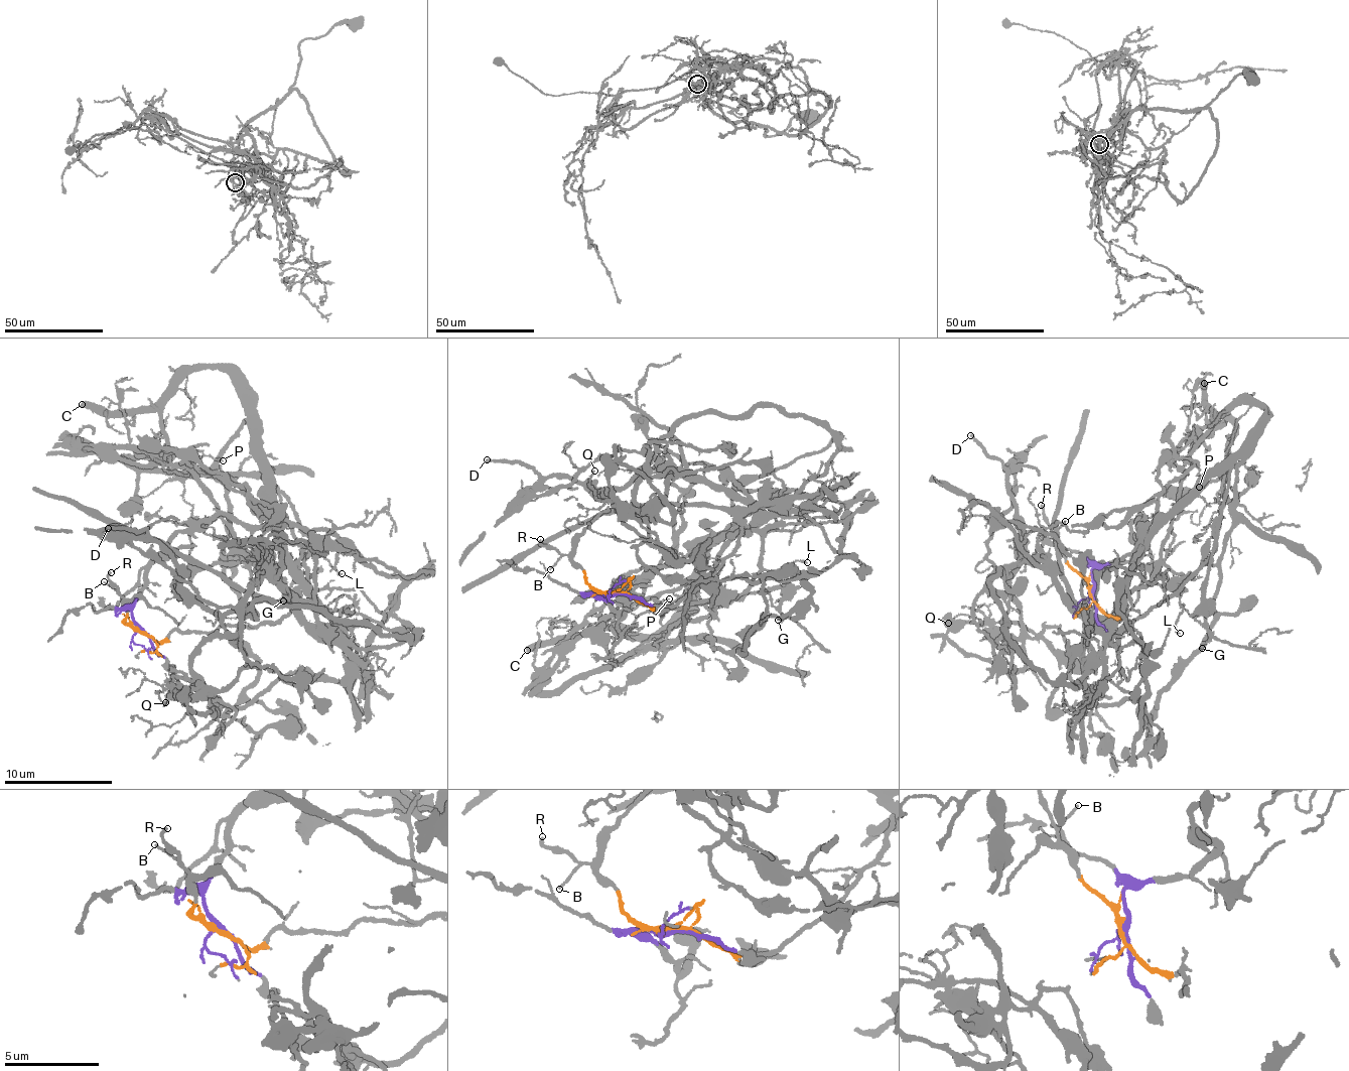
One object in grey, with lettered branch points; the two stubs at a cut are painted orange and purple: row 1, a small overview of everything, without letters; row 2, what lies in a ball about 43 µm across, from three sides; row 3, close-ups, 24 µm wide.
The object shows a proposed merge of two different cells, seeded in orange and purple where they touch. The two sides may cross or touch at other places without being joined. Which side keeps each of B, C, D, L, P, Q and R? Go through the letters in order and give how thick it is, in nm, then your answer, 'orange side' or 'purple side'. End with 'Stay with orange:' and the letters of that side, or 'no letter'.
B: 120 nm | orange side
C: 440 nm | purple side
D: 200 nm | purple side
L: 130 nm | orange side
P: 90 nm | orange side
Q: 80 nm | purple side
R: 150 nm | orange side
Stay with orange: B, L, P, R

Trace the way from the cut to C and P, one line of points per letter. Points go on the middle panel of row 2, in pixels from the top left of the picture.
C: (617, 592), (599, 592), (621, 615), (629, 583), (695, 558), (700, 544), (629, 576), (599, 628), (526, 651)
P: (617, 592), (630, 593), (657, 613), (674, 608), (722, 565), (742, 526), (712, 572), (630, 608), (670, 599)

